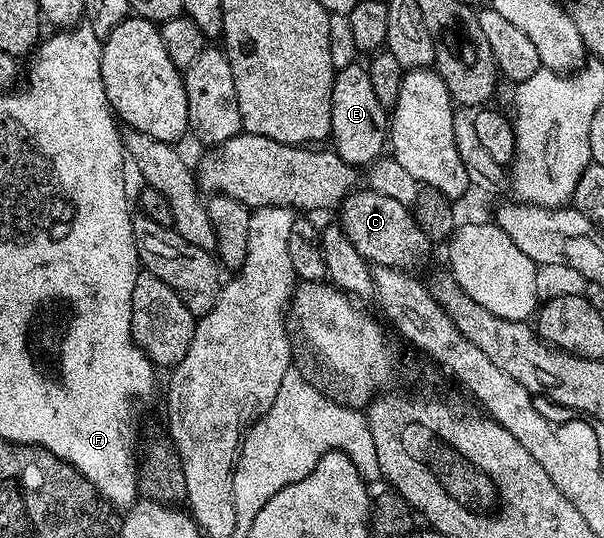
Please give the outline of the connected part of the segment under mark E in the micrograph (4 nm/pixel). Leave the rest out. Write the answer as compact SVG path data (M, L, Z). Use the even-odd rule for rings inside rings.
M355 61L334 72L330 139L332 150L356 169L365 168L387 150L388 111L376 98L376 93L372 90L372 77L363 64L361 67L361 62Z

